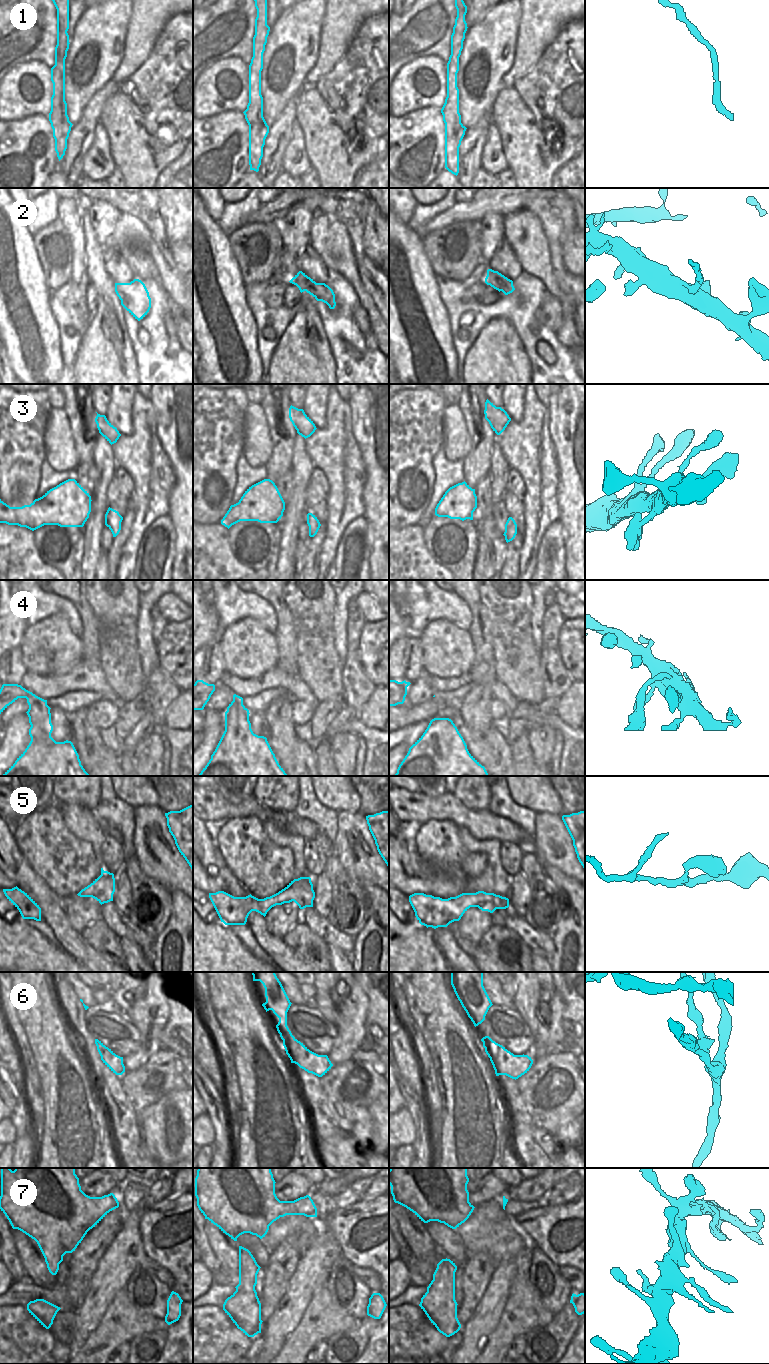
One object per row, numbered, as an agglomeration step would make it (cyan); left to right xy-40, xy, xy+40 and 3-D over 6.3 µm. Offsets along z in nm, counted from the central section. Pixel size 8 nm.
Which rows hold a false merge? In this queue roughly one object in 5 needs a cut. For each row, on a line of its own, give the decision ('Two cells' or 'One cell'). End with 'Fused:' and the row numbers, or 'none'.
1: One cell
2: One cell
3: One cell
4: One cell
5: One cell
6: Two cells
7: One cell
Fused: 6

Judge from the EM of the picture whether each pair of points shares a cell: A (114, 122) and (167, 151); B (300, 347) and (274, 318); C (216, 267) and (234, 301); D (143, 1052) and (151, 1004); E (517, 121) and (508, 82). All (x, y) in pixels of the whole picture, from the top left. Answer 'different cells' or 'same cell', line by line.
A: same cell
B: different cells
C: same cell
D: same cell
E: different cells

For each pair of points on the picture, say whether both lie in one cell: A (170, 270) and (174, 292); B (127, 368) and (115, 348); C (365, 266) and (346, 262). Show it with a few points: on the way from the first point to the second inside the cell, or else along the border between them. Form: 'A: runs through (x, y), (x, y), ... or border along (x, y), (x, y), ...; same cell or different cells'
A: runs through (170, 275), (174, 281), (174, 287); same cell
B: runs through (122, 363), (115, 356), (115, 353); same cell
C: border along (354, 259), (356, 271), (363, 285); different cells

